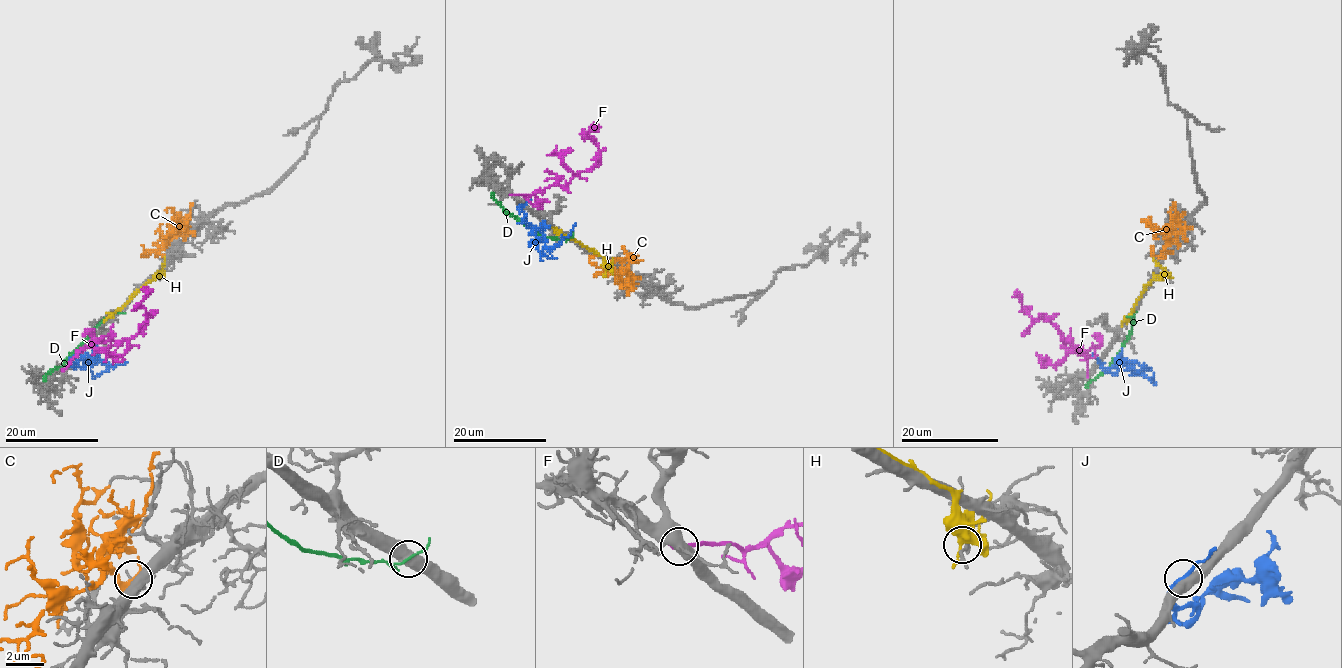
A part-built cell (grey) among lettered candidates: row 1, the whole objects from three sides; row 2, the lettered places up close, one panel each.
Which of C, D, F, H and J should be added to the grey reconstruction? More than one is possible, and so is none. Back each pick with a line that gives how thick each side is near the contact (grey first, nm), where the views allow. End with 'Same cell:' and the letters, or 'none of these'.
Same cell: none of these

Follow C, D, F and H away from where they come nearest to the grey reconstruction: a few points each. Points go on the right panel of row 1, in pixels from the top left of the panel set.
C: (1185, 235), (1185, 228), (1178, 223), (1169, 232), (1169, 243), (1161, 257), (1154, 256), (1150, 245)
D: (1132, 317), (1128, 339), (1110, 368), (1084, 386)
F: (1088, 375), (1088, 353), (1080, 355), (1065, 344), (1048, 320), (1035, 319), (1016, 292)
H: (1166, 274), (1159, 274), (1148, 284), (1121, 325)

